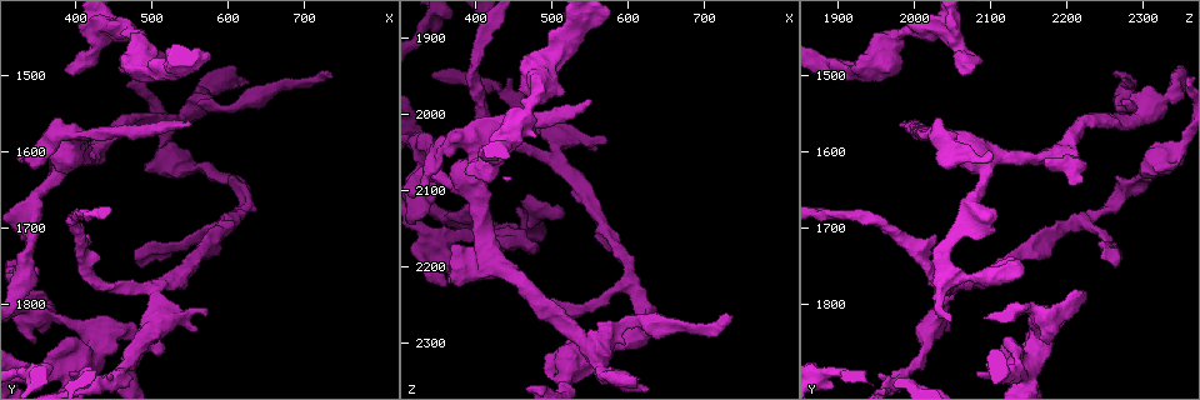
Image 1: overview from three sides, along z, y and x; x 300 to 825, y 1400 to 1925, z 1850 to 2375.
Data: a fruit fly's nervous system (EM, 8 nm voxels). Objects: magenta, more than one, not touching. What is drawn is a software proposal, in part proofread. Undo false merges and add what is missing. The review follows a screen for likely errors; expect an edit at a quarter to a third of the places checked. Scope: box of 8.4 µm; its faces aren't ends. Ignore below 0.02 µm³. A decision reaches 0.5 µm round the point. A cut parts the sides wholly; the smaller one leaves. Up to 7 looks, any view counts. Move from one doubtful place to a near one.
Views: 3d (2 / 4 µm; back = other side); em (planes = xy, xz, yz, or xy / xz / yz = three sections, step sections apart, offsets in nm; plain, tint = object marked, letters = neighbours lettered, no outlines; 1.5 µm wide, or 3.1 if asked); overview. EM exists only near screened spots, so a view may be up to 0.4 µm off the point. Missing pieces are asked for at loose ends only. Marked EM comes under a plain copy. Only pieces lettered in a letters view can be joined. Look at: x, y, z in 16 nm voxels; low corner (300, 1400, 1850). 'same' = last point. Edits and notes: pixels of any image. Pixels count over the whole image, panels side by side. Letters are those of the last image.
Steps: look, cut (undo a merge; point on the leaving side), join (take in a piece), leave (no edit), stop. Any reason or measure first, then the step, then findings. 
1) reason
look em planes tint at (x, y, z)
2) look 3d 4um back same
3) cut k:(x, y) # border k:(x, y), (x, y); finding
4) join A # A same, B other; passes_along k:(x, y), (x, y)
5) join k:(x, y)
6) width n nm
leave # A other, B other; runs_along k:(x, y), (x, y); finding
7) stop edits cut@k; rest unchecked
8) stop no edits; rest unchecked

sharp bend
look 3d 2um at (520, 1815, 2030)

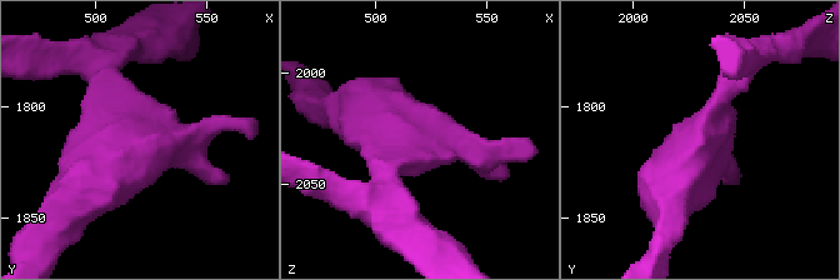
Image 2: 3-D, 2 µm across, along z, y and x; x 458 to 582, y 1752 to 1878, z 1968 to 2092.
look em xz step 8 tint at (520, 1815, 2031)

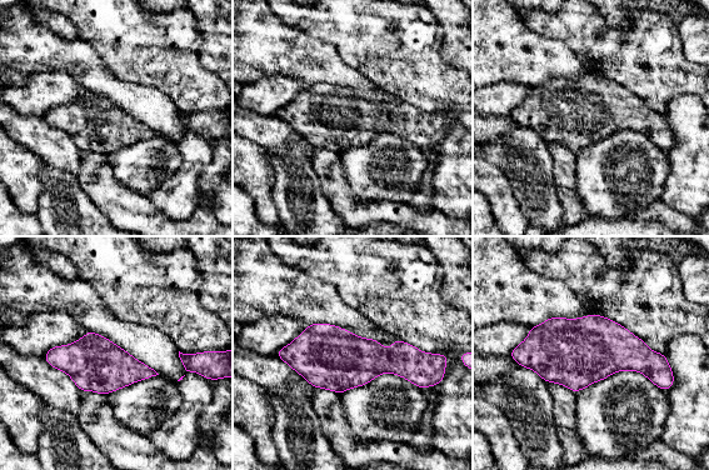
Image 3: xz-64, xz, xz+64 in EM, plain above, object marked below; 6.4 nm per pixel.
another direction
look em planes letters same

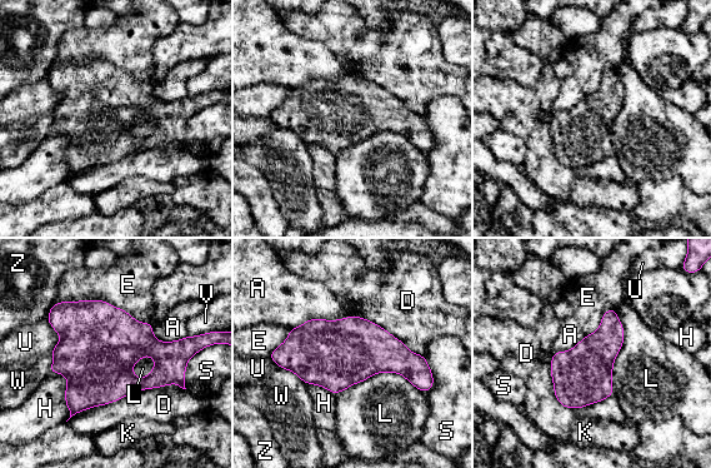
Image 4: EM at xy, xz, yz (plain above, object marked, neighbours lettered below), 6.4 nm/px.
width 360 nm
leave # A other, D other, E other, H other, K other, L other, S other, U other, V other, W other, Z other; border 4:(350, 314), (309, 318), (291, 328); continuous, no second neuron

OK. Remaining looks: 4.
free end
look 3d 4um at (400, 1890, 2085)

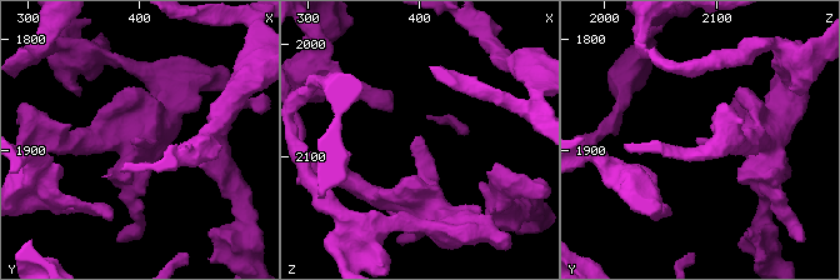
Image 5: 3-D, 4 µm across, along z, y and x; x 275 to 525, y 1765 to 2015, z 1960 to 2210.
need the tissue
look em 3.1um xy step 8 letters at (398, 1888, 2084)

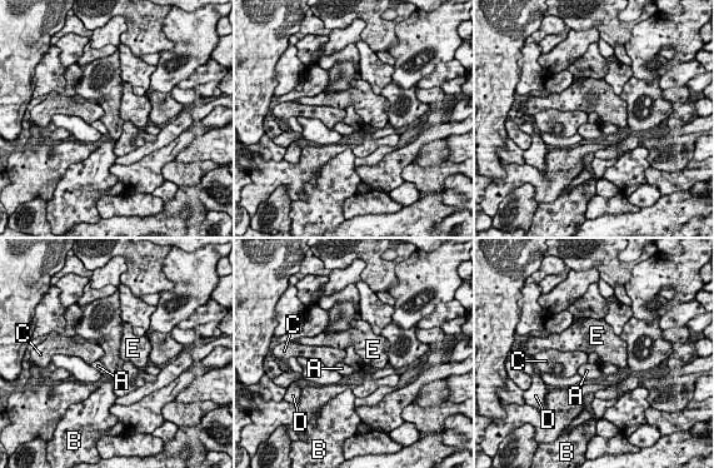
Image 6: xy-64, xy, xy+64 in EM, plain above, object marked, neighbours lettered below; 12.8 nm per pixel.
cut it another way
look em 3.1um planes letters same

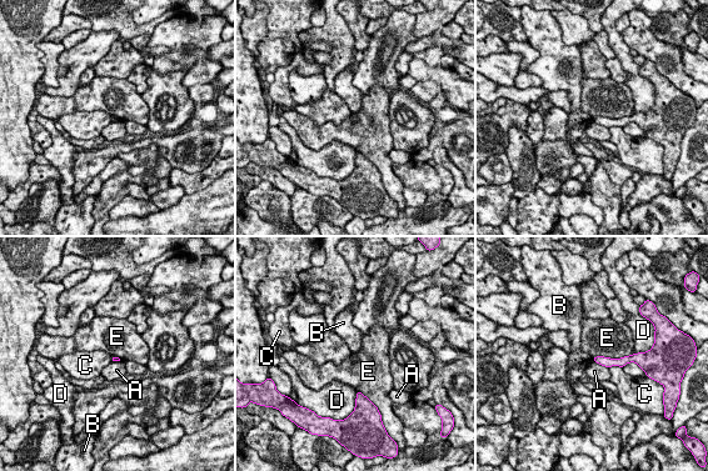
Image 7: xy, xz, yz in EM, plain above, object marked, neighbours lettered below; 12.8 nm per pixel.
leave # A other, B other, C other, D other, E other; no lettered piece goes on from it

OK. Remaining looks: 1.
stop no edits; rest unchecked

